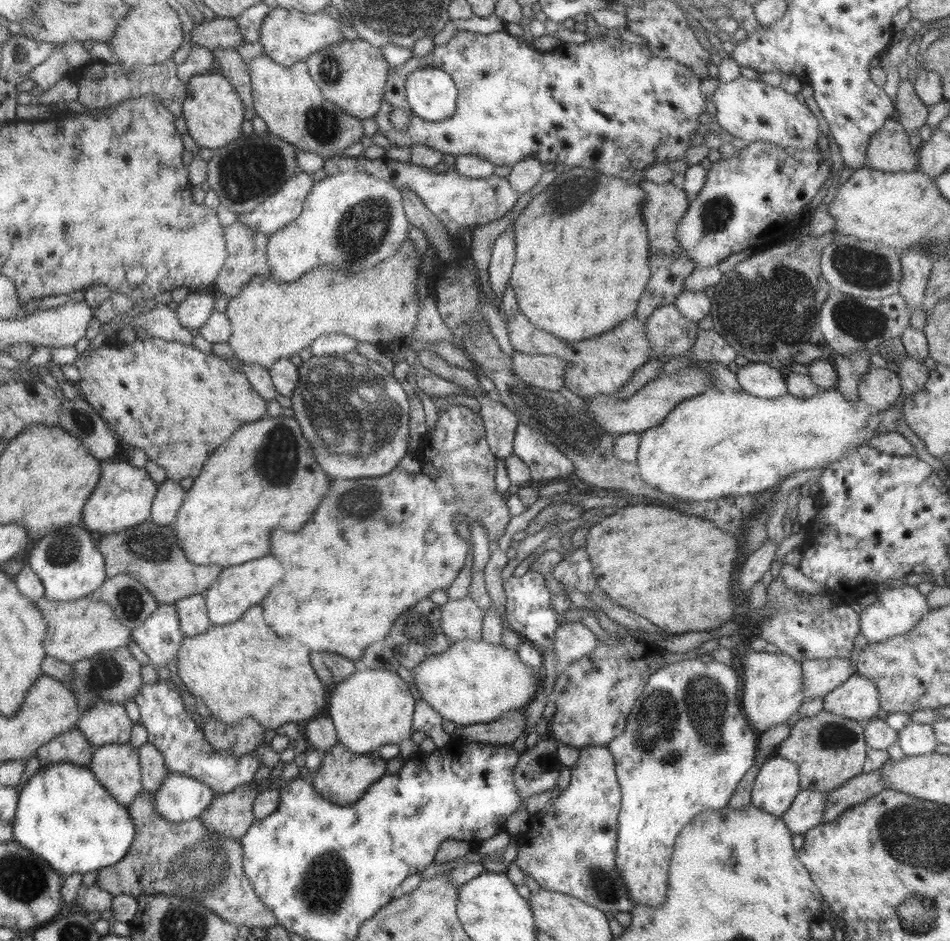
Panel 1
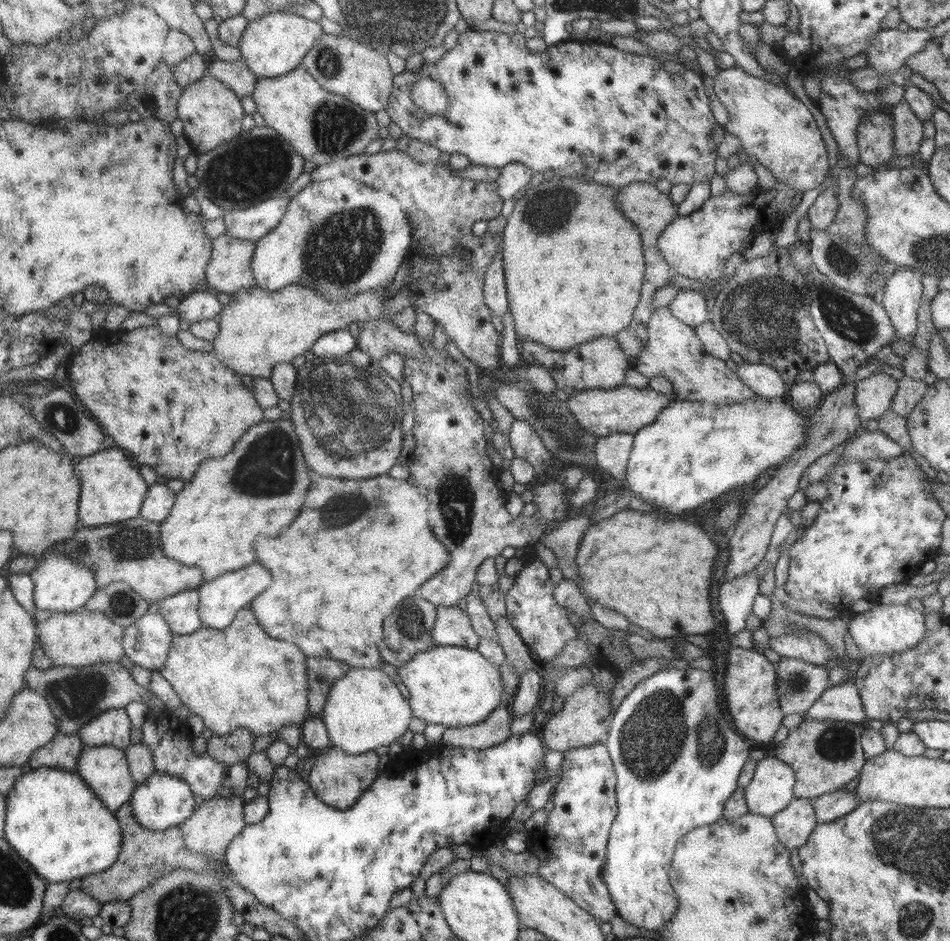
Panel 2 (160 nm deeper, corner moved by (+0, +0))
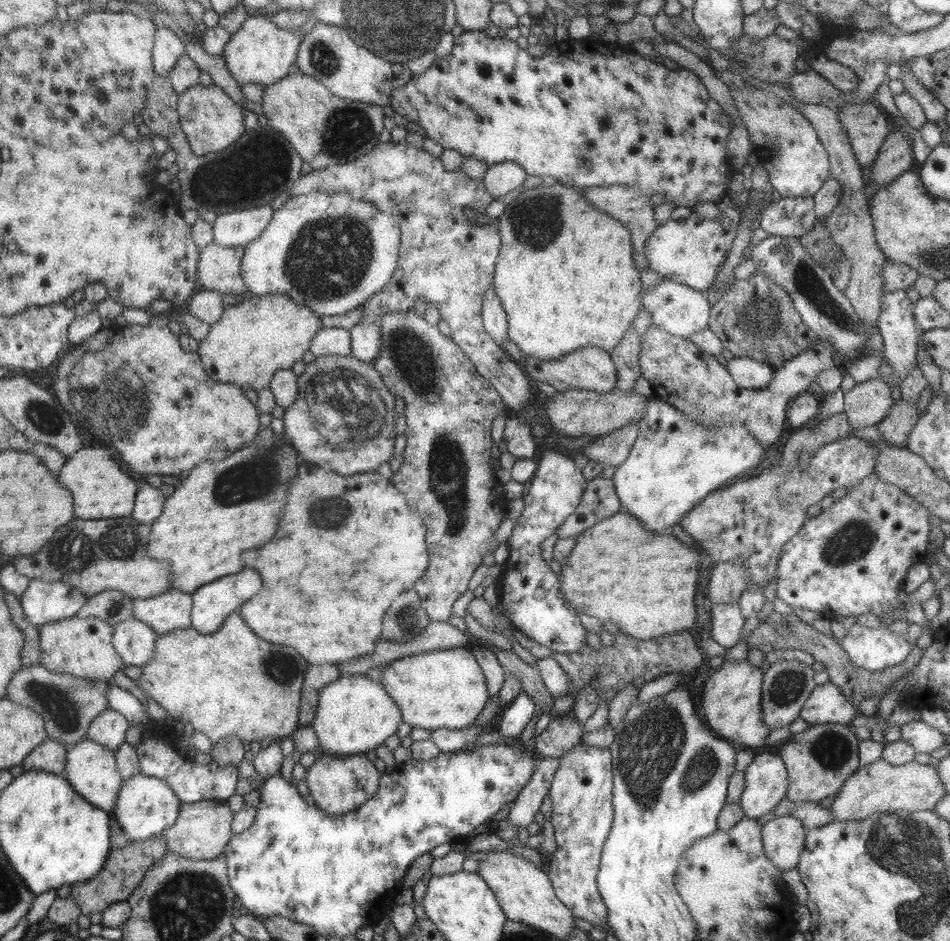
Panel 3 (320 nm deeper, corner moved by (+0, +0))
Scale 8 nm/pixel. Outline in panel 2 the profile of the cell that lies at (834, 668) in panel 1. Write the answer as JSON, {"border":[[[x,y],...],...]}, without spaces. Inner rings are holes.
{"border":[[[782,657],[776,664],[776,694],[783,716],[806,712],[830,687],[823,666]]]}

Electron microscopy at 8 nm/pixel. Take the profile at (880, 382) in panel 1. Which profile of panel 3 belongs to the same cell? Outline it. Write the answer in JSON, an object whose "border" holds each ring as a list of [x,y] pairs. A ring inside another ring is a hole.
{"border":[[[882,378],[856,383],[843,395],[844,412],[854,430],[884,420],[896,399],[890,384]]]}

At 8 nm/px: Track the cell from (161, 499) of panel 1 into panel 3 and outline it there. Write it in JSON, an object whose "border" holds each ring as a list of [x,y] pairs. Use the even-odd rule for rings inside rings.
{"border":[[[146,483],[139,488],[139,492],[135,496],[132,518],[138,523],[151,526],[156,522],[156,517],[162,515],[166,497],[161,491],[161,487],[154,487],[150,483]]]}

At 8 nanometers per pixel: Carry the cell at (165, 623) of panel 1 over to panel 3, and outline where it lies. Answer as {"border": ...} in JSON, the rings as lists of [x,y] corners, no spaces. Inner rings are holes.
{"border":[[[133,616],[113,627],[112,642],[125,665],[143,667],[154,658],[158,636],[153,628]]]}

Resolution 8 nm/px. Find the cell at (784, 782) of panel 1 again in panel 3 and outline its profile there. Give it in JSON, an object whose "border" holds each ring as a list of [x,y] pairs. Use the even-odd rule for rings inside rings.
{"border":[[[764,752],[756,754],[744,773],[744,791],[740,806],[748,818],[755,819],[768,814],[780,800],[786,799],[788,792],[788,773],[780,755]]]}

